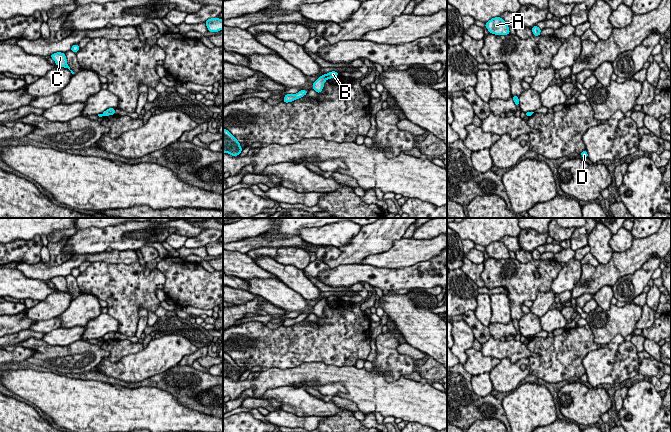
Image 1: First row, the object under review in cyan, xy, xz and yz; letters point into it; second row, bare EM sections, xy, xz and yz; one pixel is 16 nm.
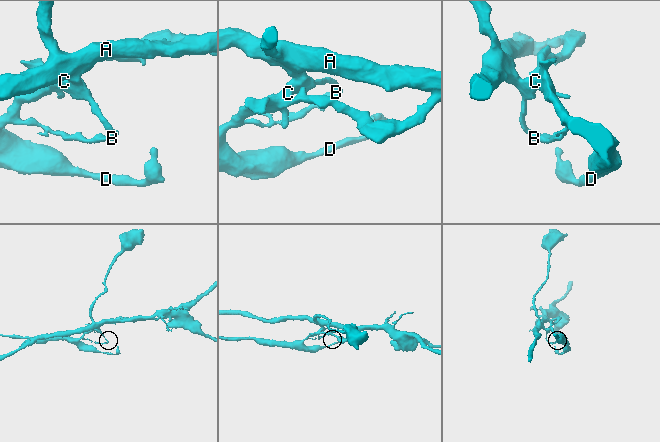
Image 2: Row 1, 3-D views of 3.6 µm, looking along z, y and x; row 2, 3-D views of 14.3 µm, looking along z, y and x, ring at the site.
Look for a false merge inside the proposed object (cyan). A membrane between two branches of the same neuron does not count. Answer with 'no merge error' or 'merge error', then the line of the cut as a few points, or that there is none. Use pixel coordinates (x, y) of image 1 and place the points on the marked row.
merge error | xz (326, 74), (328, 78)

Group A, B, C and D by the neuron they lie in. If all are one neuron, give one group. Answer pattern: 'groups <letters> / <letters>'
groups A B C / D

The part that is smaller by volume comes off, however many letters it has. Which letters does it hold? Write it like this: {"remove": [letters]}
{"remove": ["D"]}

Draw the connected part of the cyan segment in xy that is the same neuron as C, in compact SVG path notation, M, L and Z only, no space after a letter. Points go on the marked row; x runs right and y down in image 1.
M56 52L50 55L50 57L55 61L55 64L59 67L64 67L64 68L68 68L72 74L74 74L74 72L70 69L70 67L67 64L67 58L65 53L62 52Z

